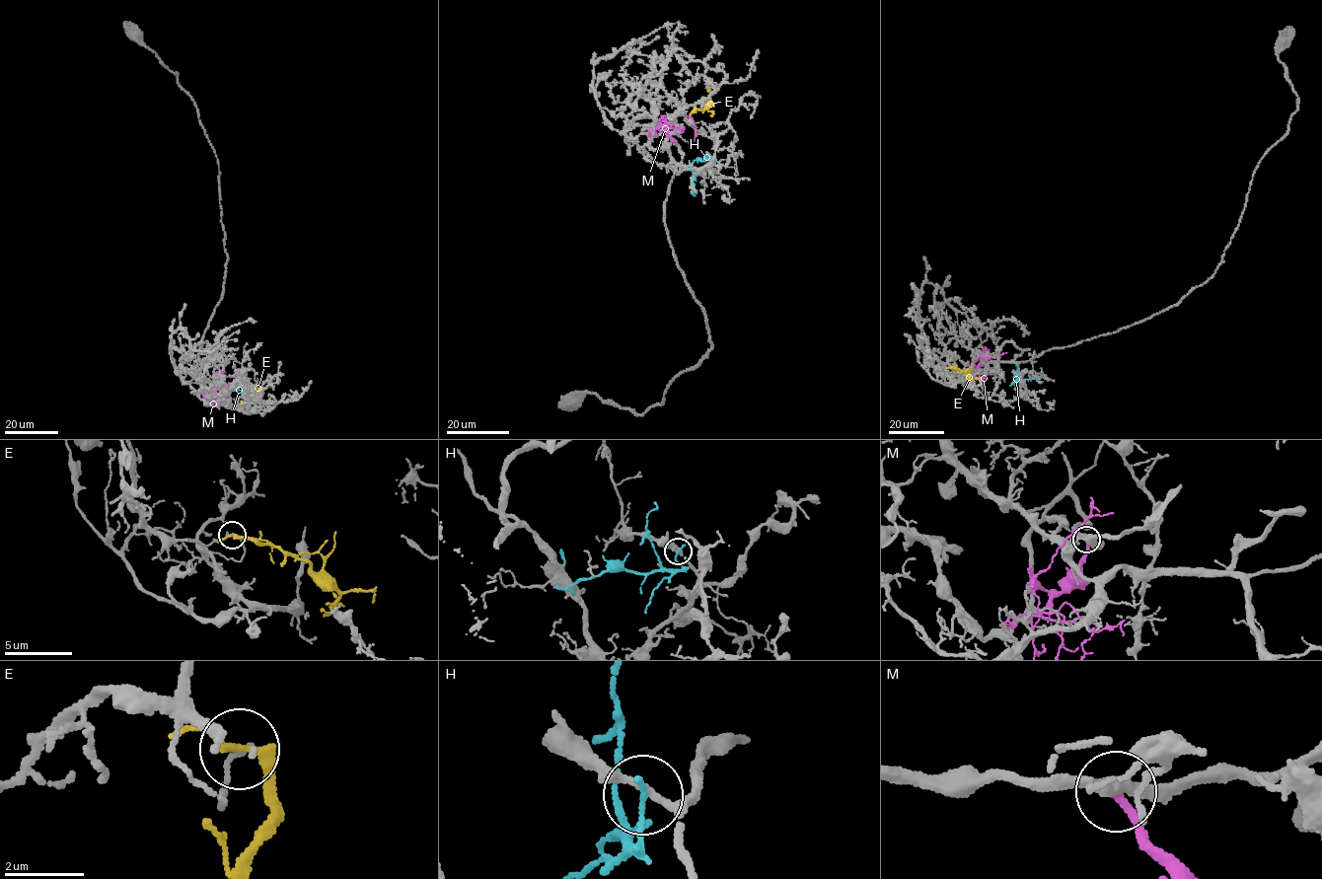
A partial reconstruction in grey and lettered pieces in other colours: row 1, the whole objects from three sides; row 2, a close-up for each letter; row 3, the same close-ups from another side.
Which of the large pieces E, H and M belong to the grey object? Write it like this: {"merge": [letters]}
{"merge": []}

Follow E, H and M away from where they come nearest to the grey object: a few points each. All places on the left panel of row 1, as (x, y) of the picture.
E: (262, 388), (250, 401), (234, 408)
H: (249, 386), (248, 390), (232, 391), (228, 395), (225, 387), (222, 388)
M: (199, 383), (202, 393), (214, 392), (242, 376), (237, 369)

